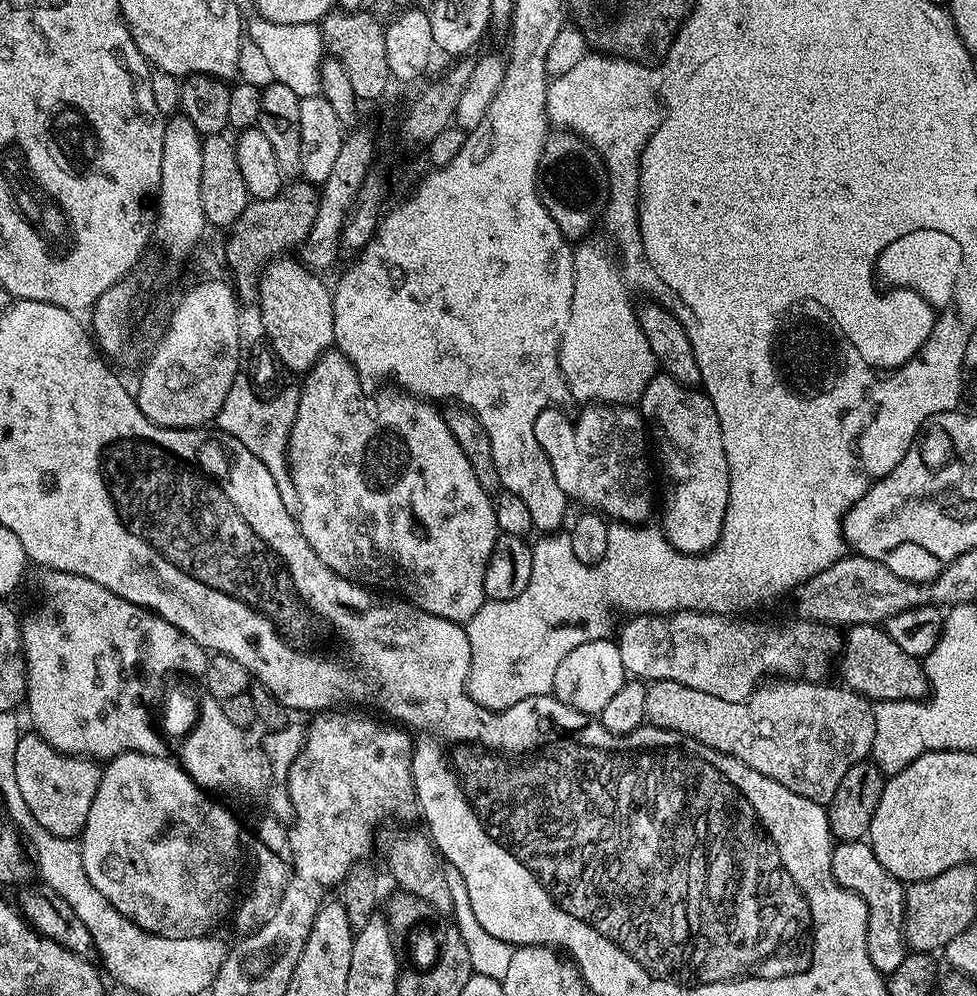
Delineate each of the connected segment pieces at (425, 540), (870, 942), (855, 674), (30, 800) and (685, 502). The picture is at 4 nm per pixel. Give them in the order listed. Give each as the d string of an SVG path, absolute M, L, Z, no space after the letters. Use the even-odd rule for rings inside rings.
M329 350L320 356L303 380L304 384L299 385L298 410L288 439L288 473L292 475L294 494L297 495L297 507L294 509L296 523L300 526L302 538L310 542L310 550L314 550L314 554L318 554L318 558L322 558L322 562L326 562L326 566L330 566L330 570L334 570L336 576L346 578L369 590L395 594L407 603L413 604L415 608L426 610L438 618L446 618L461 626L467 625L486 602L482 578L486 578L486 562L490 558L490 550L494 550L498 529L496 515L492 509L493 497L486 490L482 490L482 482L478 482L470 462L466 462L466 454L462 454L458 442L454 442L454 434L450 434L450 426L446 426L443 415L439 411L435 412L432 409L435 407L429 401L421 400L418 396L409 396L403 390L364 396L366 388L360 375L356 373L356 367L338 350ZM376 432L378 444L372 444L366 452L366 458L362 458L368 438Z
M846 840L837 843L832 850L832 873L840 887L858 894L868 907L866 950L870 950L870 962L885 974L898 970L906 955L904 943L904 889L901 881L895 880L878 862L871 844L864 840Z
M853 624L847 629L844 647L838 657L838 672L839 668L840 676L844 679L841 680L843 687L850 688L873 702L923 700L929 695L927 674L924 673L923 663L917 657L906 654L906 650L902 650L902 646L898 646L898 642L894 642L894 638L890 638L883 627L874 624Z
M35 734L21 735L14 750L14 778L18 782L18 790L22 790L22 802L26 802L38 826L63 840L71 840L83 833L90 806L94 806L94 794L98 794L101 771L101 765L97 761L86 756L67 756L64 752L54 750L54 746Z
M657 374L646 386L638 401L642 415L650 425L650 436L656 439L656 452L664 463L664 472L672 485L664 500L664 524L662 531L679 552L687 556L698 556L701 552L711 552L720 541L722 526L726 518L726 506L732 498L732 474L730 458L722 446L722 430L718 414L710 402L707 392L687 388L674 378Z

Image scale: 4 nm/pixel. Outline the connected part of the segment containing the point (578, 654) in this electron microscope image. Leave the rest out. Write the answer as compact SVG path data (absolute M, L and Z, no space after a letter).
M612 638L591 640L578 646L578 650L570 650L570 654L562 658L554 674L551 695L566 706L585 712L587 716L596 716L602 710L602 706L607 706L610 698L614 698L614 694L622 690L625 682L626 673L622 666L619 643Z

